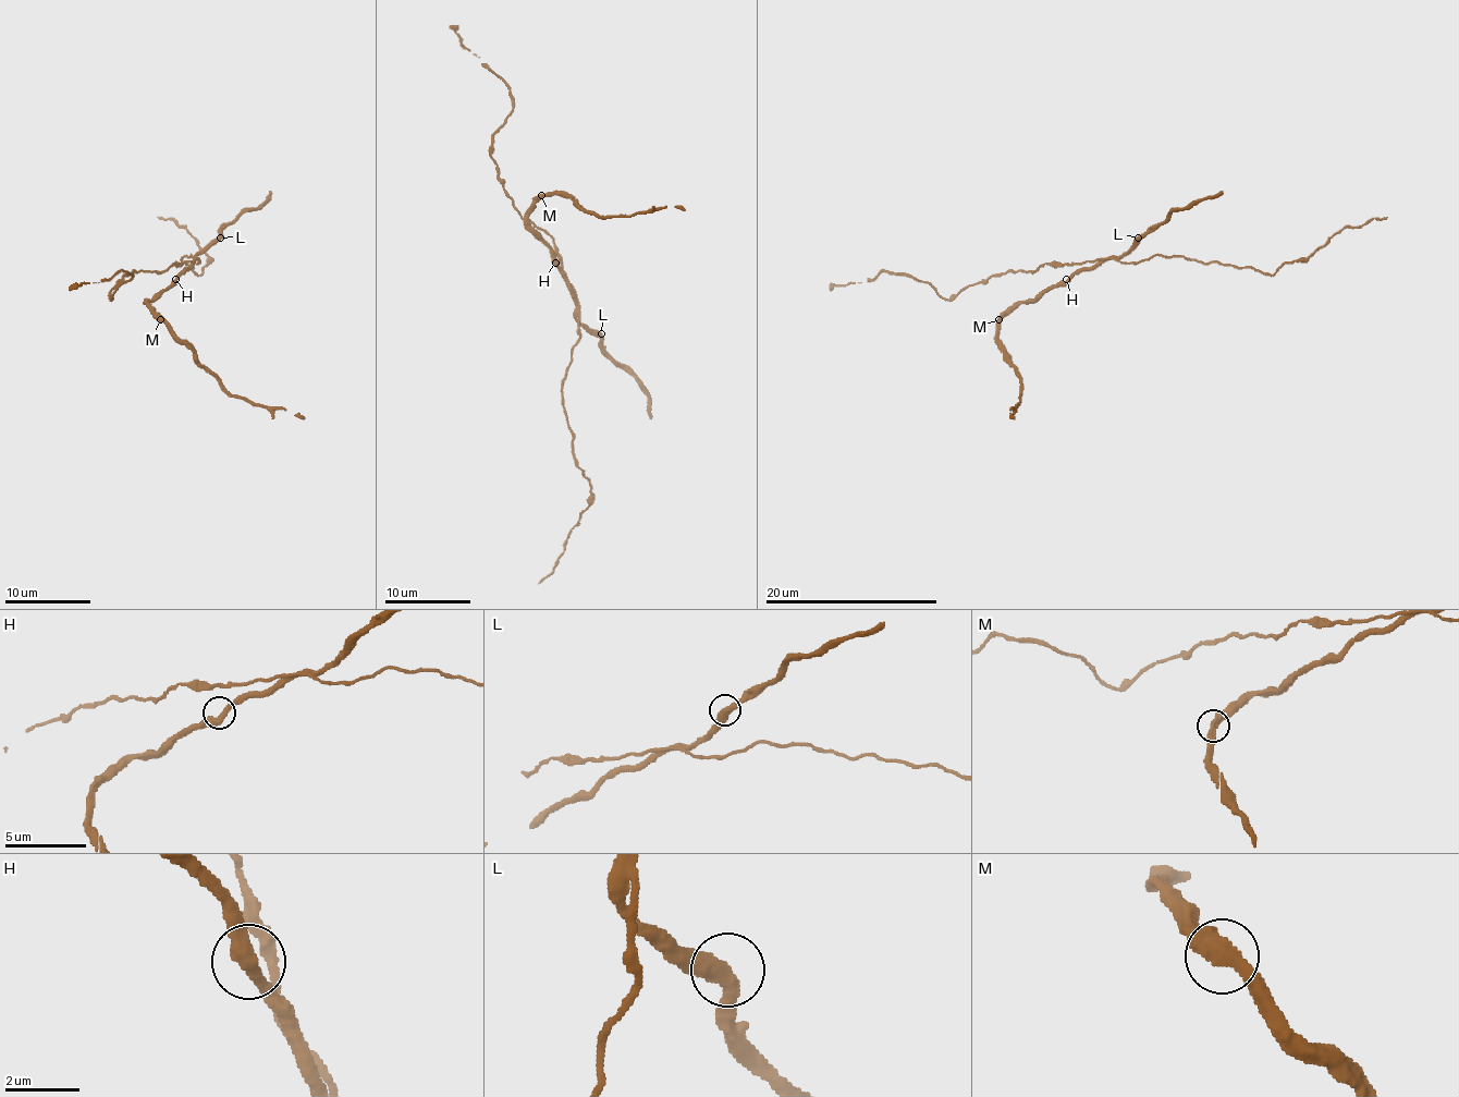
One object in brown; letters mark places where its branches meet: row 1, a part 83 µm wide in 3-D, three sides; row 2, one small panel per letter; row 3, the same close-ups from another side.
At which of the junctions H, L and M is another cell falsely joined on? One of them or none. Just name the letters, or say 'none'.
none

